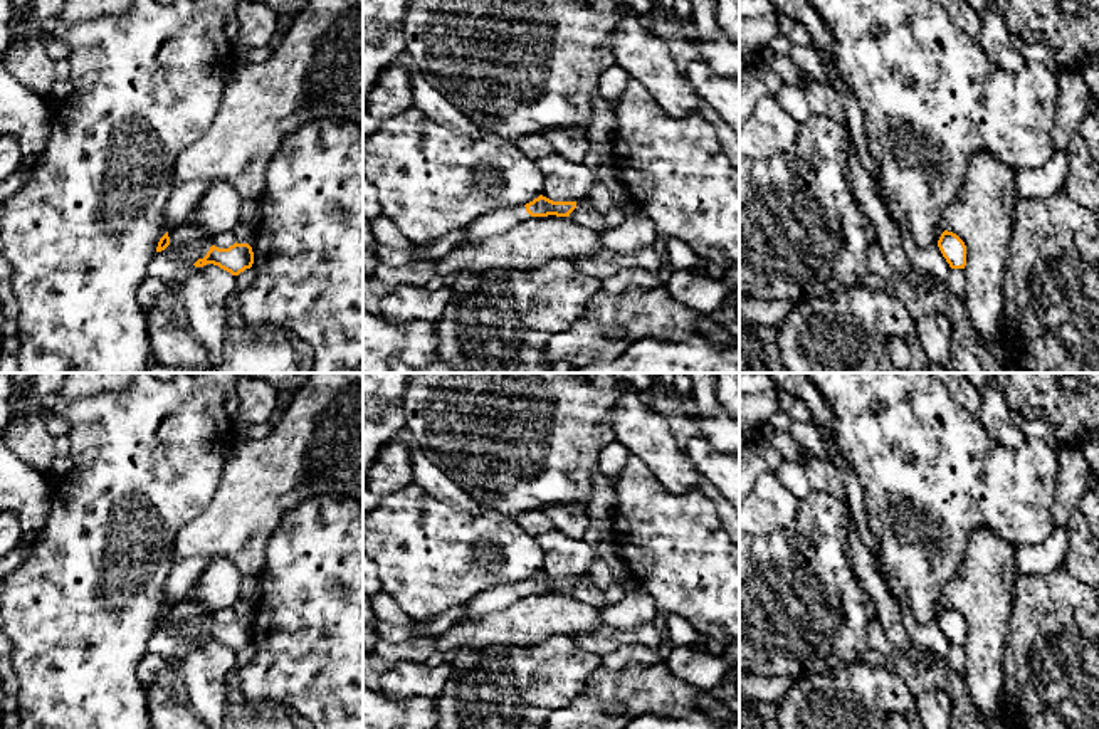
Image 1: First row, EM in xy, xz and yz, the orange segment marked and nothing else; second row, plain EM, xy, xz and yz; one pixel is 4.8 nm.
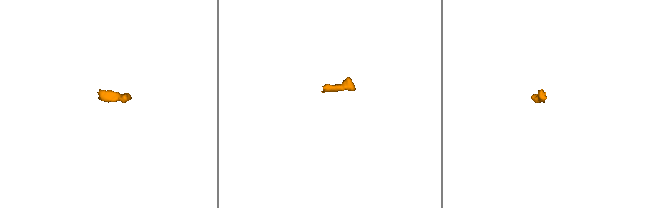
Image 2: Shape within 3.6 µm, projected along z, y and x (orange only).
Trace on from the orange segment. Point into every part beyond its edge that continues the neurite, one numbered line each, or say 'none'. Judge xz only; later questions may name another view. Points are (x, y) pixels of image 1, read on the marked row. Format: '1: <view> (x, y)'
1: xz (498, 222)

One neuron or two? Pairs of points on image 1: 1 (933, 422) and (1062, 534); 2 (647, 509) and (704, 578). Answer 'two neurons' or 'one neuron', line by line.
1: two neurons
2: one neuron

